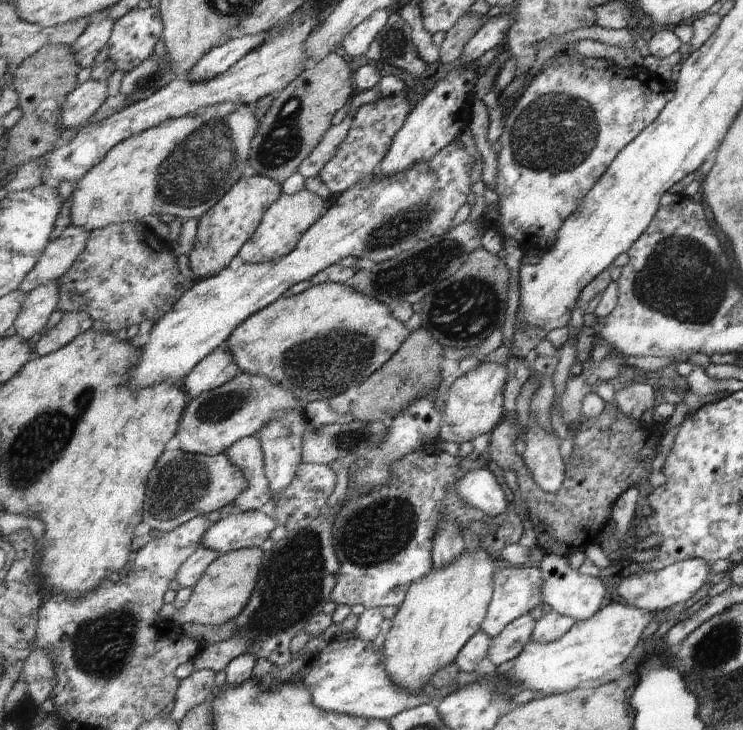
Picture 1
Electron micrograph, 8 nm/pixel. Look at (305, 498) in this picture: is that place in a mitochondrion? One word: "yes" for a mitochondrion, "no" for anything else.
no

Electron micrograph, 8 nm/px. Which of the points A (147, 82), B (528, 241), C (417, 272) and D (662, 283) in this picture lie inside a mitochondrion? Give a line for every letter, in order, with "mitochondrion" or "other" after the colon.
A: mitochondrion
B: other
C: mitochondrion
D: mitochondrion

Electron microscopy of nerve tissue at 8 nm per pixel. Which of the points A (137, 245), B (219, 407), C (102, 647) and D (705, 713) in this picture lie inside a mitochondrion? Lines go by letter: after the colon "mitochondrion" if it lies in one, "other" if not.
A: other
B: mitochondrion
C: mitochondrion
D: other

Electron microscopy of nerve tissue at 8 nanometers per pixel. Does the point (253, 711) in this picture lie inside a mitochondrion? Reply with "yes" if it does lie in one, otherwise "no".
no

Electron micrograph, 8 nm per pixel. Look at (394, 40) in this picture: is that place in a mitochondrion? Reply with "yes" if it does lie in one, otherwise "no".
yes

